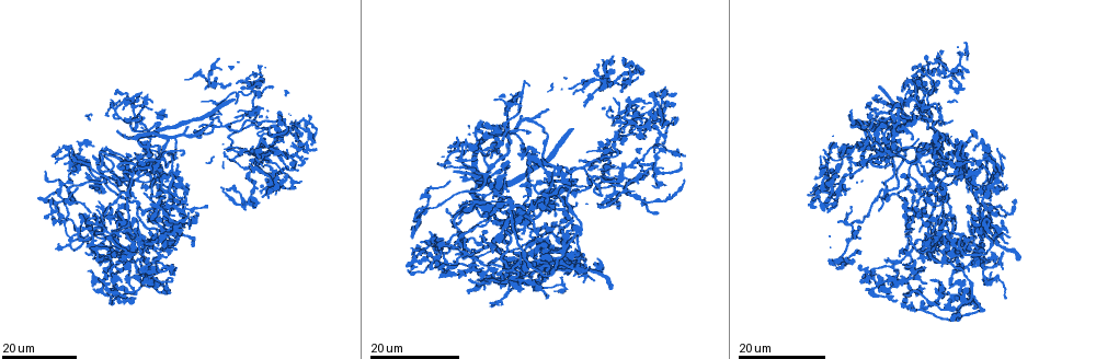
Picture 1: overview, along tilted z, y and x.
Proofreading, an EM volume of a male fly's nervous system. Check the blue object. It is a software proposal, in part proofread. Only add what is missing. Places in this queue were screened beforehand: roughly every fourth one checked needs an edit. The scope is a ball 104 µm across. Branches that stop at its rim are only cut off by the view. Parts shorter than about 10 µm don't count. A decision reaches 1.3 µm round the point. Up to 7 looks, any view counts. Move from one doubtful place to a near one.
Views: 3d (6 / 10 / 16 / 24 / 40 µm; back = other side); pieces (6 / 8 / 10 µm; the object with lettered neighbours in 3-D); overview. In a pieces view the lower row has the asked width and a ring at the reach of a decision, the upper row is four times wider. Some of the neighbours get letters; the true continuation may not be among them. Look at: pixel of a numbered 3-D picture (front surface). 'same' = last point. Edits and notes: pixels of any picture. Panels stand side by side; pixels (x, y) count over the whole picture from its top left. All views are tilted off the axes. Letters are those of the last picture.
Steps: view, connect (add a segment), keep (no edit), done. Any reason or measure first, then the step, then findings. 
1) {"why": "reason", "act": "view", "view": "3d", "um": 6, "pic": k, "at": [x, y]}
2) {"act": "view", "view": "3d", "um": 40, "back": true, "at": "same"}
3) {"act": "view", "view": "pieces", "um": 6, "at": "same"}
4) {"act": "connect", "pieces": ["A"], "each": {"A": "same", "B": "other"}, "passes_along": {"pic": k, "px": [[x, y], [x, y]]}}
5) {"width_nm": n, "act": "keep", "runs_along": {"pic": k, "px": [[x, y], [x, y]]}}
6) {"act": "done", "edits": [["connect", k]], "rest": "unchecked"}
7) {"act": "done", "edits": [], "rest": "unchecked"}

{"why": "branch stops here", "act": "view", "view": "3d", "um": 16, "pic": 1, "at": [147, 242]}

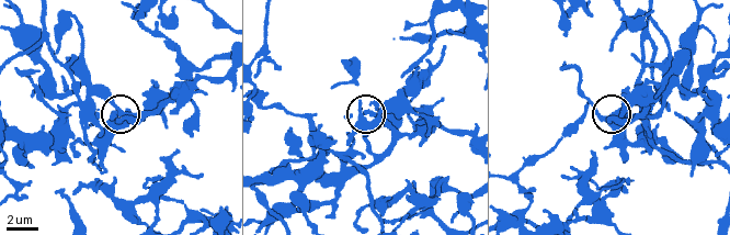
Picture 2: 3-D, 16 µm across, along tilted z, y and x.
{"why": "what lies round it", "act": "view", "view": "pieces", "um": 8, "pic": 2, "at": [366, 114]}

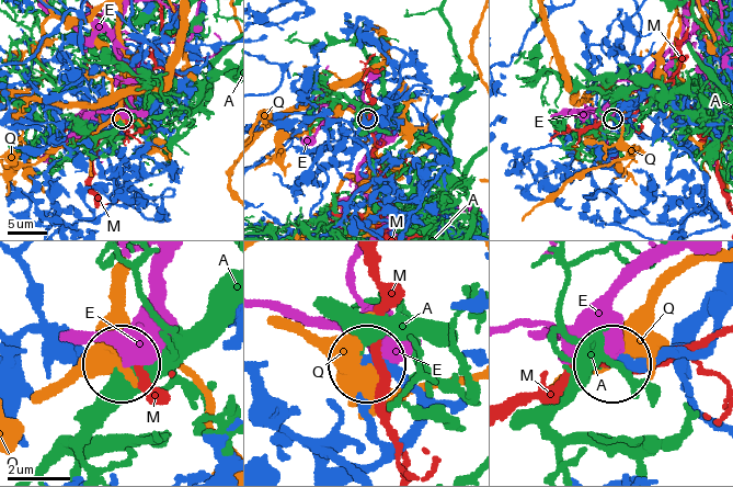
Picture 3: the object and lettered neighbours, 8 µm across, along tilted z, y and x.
{"act": "keep", "each": {"A": "other", "E": "other", "M": "other", "Q": "other"}, "found": "no lettered segment goes on from it"}

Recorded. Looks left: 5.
{"act": "view", "view": "3d", "um": 24, "pic": 1, "at": [128, 268]}

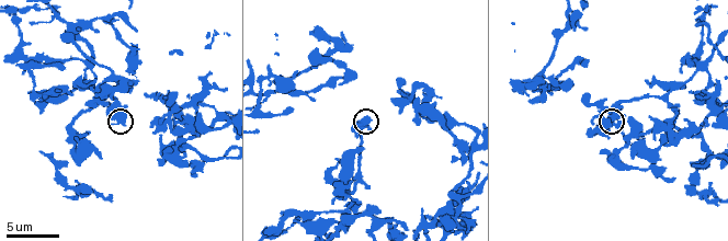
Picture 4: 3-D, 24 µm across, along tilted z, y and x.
{"act": "view", "view": "pieces", "um": 10, "pic": 4, "at": [125, 123]}

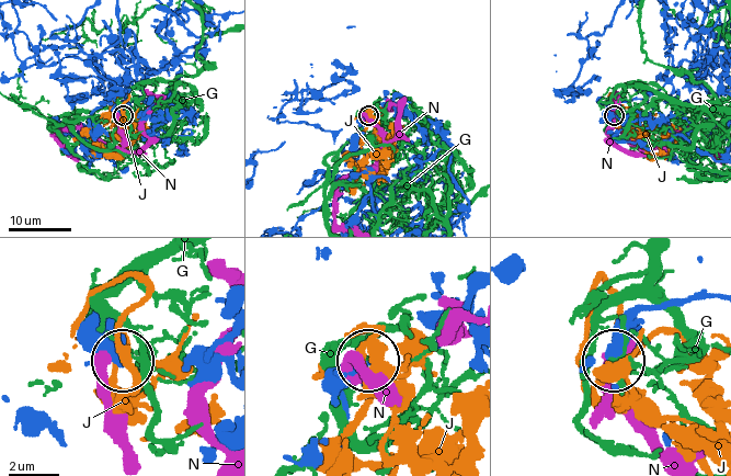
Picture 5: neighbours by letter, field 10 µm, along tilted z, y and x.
{"act": "keep", "each": {"G": "other", "J": "other", "N": "other"}, "runs_along": {"pic": 5, "px": [[716, 296], [644, 306], [612, 359]]}, "found": "no lettered segment goes on from it"}

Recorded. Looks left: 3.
{"why": "an open end", "act": "view", "view": "3d", "um": 24, "pic": 1, "at": [150, 205]}

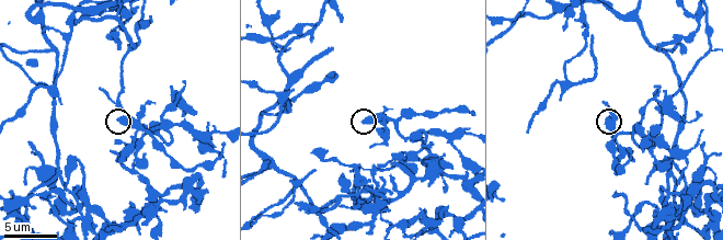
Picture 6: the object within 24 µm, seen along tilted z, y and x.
{"act": "view", "view": "3d", "um": 6, "pic": 6, "at": [118, 121]}

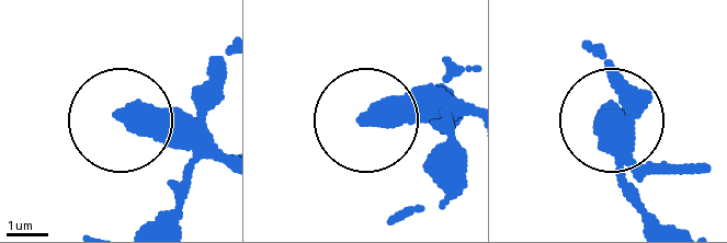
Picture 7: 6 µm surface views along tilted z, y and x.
{"act": "view", "view": "pieces", "um": 8, "pic": 7, "at": [367, 115]}

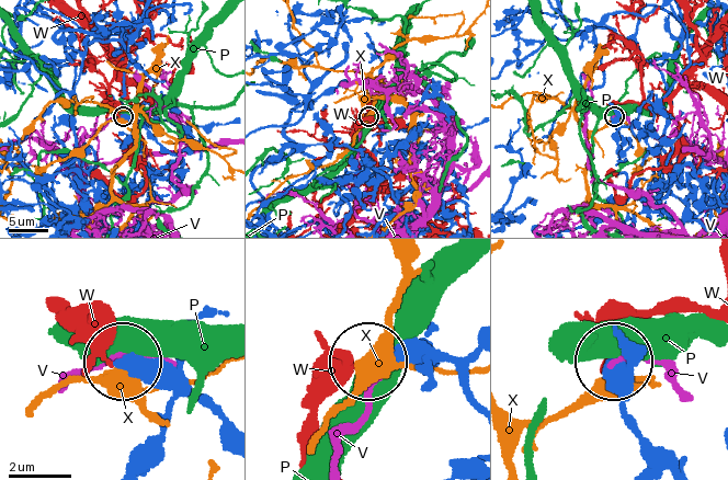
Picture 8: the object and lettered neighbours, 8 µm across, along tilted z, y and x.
{"act": "keep", "each": {"P": "other", "V": "other", "W": "other", "X": "other"}, "found": "none of them fits"}

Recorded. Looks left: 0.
{"act": "done", "edits": [], "rest": "unchecked"}

